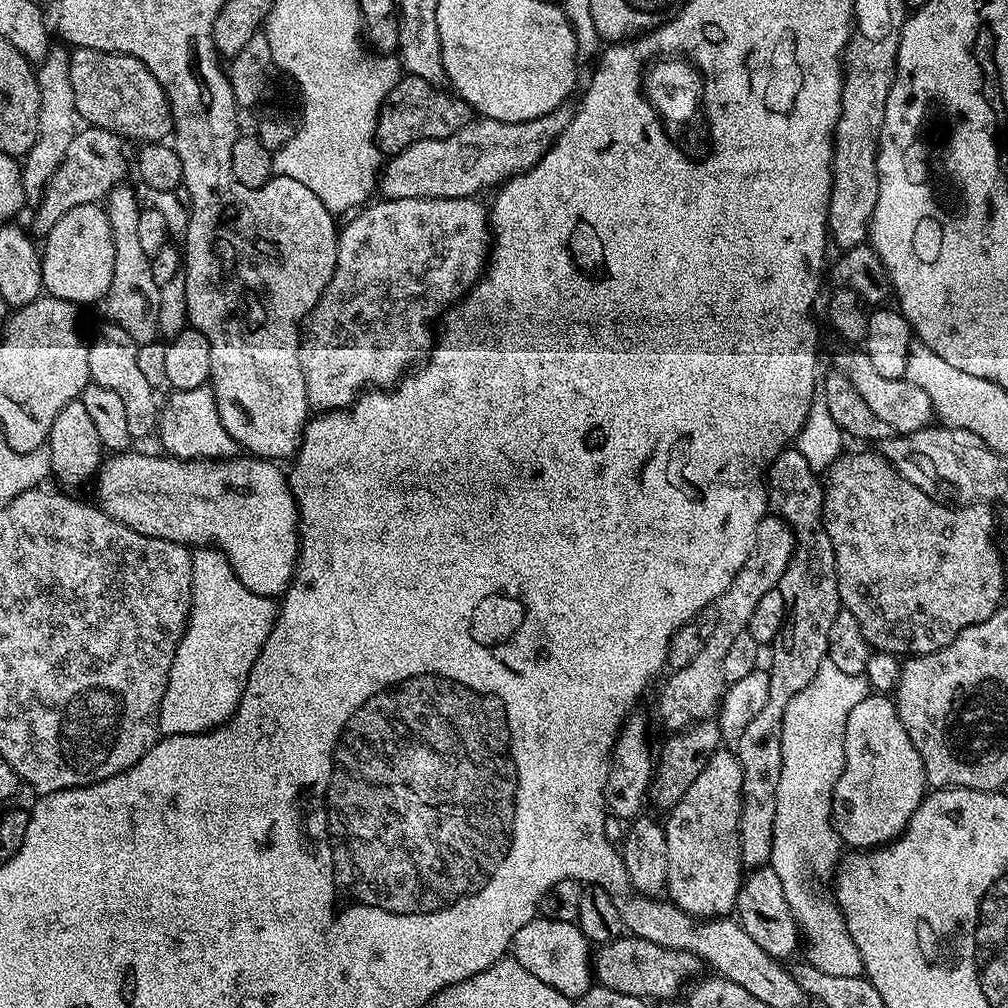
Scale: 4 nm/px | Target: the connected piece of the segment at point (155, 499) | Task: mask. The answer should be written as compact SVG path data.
M125 450L112 455L101 463L98 475L95 477L96 496L98 507L102 509L110 518L130 526L130 530L138 530L138 534L147 536L157 536L160 540L169 540L175 544L185 546L211 546L219 548L224 556L232 564L232 569L238 574L240 581L250 591L260 593L263 596L273 598L287 593L288 586L292 582L298 567L298 557L300 555L300 541L298 539L298 505L296 497L292 495L292 487L288 485L288 476L280 473L279 463L262 460L251 454L237 454L231 458L201 458L198 460L177 460L175 456L159 454L160 456L147 456L144 452L132 452Z

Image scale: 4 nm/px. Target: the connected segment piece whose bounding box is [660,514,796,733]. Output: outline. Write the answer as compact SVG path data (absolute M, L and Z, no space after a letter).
M765 514L762 522L758 522L758 534L754 542L754 550L750 558L746 558L746 566L738 570L734 582L730 582L727 590L721 594L720 599L714 605L716 620L710 630L710 638L706 638L706 646L686 666L675 669L672 677L664 684L664 690L660 694L660 716L668 727L669 733L680 732L703 720L708 712L717 707L721 696L724 694L726 681L722 674L722 665L726 659L726 653L738 634L748 631L748 623L754 610L758 607L758 601L770 594L770 590L779 588L782 574L786 574L786 566L790 566L790 558L796 549L796 539L790 530L790 526L775 514Z

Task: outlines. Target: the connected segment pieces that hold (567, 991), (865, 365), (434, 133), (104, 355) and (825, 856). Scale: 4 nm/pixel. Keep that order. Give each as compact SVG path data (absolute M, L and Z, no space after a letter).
M537 916L522 926L512 941L512 956L520 966L530 970L530 974L546 985L575 1000L592 986L594 975L591 964L590 942L582 934L577 923L556 921Z
M852 346L843 350L845 352L836 356L835 367L846 378L850 378L850 384L858 390L858 394L862 394L870 410L874 410L874 414L878 414L878 418L882 418L882 422L886 422L886 426L890 426L893 433L905 436L933 423L932 403L922 386L914 386L914 382L907 378L885 378L883 374L878 374L878 369L871 364L870 358L862 350Z
M401 75L394 90L382 102L376 123L376 145L381 153L401 152L420 139L448 138L474 119L472 107L460 96L417 76Z
M104 322L100 333L88 344L91 383L109 387L114 394L118 394L118 398L122 398L122 402L126 402L126 422L130 422L130 434L136 442L157 431L161 405L161 401L156 400L157 389L146 382L146 377L138 367L139 349L140 345L126 334L122 326L111 322Z
M826 659L818 674L814 674L814 682L790 698L790 706L786 706L786 714L782 718L782 778L778 778L770 866L774 874L782 878L786 903L802 933L803 947L808 947L807 963L835 977L864 976L864 959L858 946L854 946L854 938L850 938L846 918L835 899L831 895L823 896L822 893L815 892L812 880L831 881L842 859L842 841L836 827L832 825L832 795L838 778L844 773L846 718L850 718L850 710L854 710L854 706L858 706L858 702L862 702L862 698L868 695L870 689L867 676L846 674L843 670L838 670L834 662Z

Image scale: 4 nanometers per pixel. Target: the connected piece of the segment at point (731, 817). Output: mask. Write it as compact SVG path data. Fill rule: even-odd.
M718 750L706 762L706 770L694 778L690 790L682 794L682 798L667 813L668 820L663 821L664 833L666 834L666 862L668 863L668 882L666 885L667 899L680 907L683 912L697 918L724 918L735 909L736 896L740 893L742 883L742 865L740 862L740 799L742 798L742 766L738 762L735 751Z

